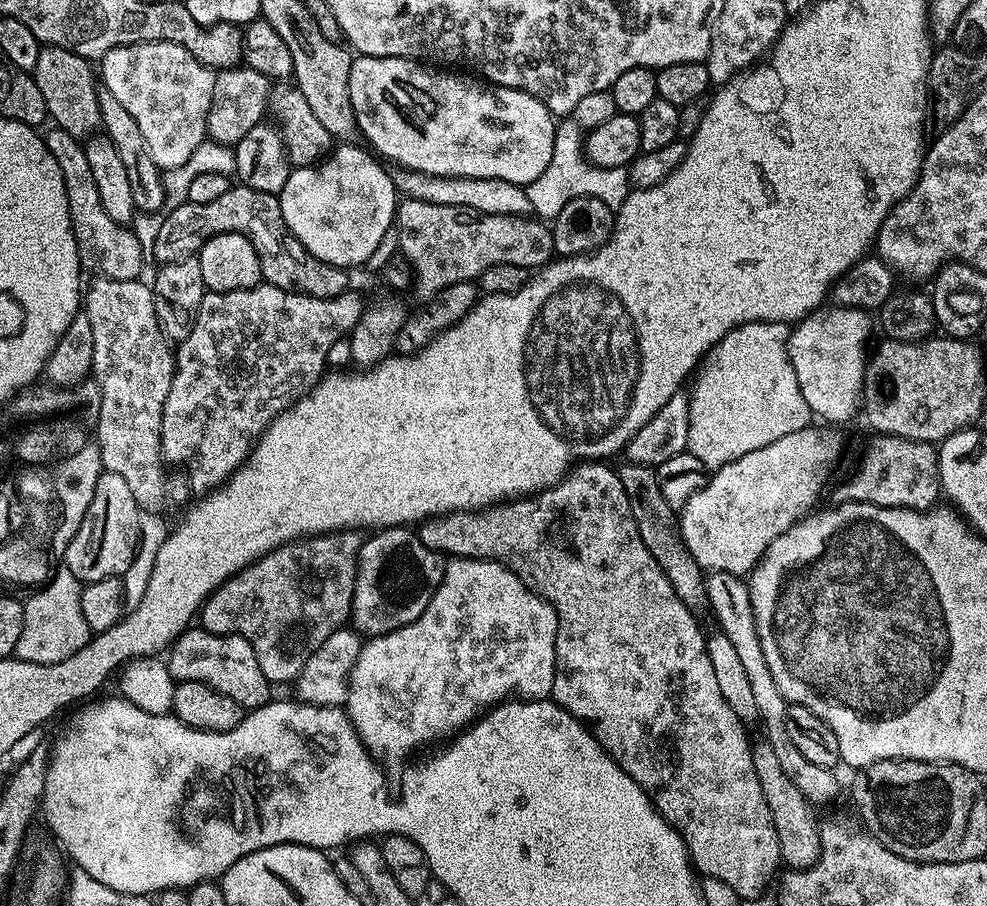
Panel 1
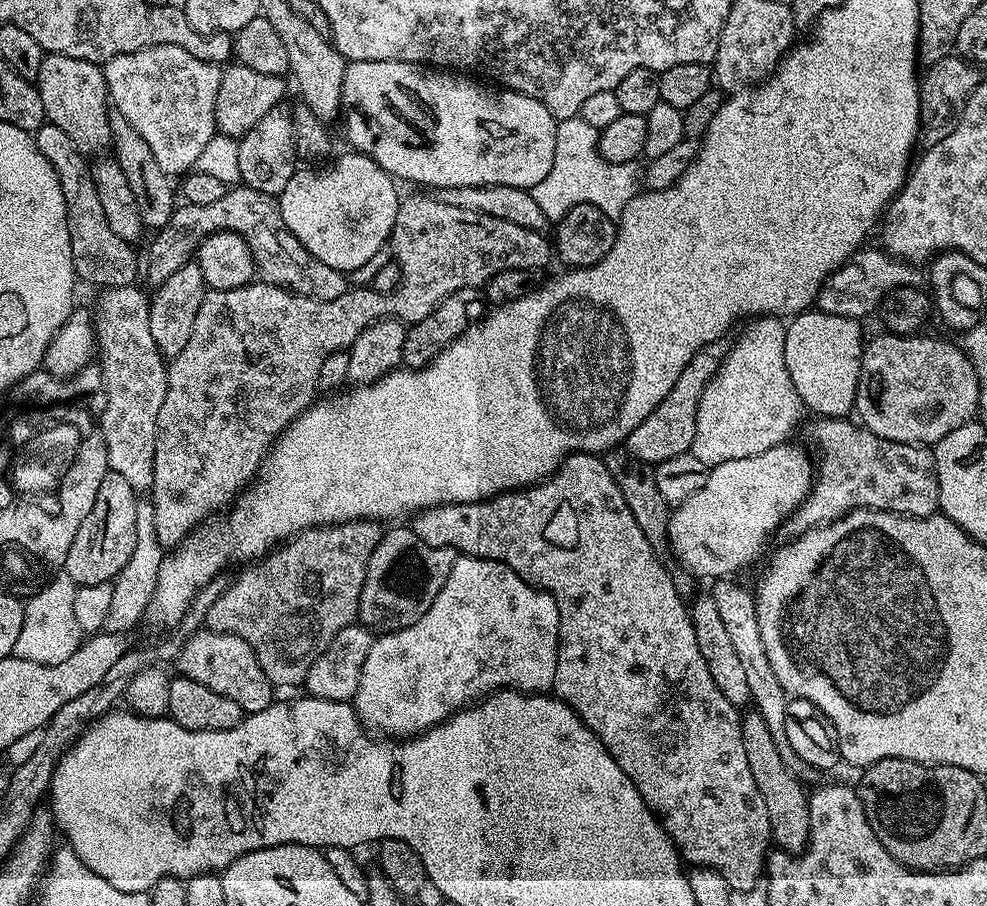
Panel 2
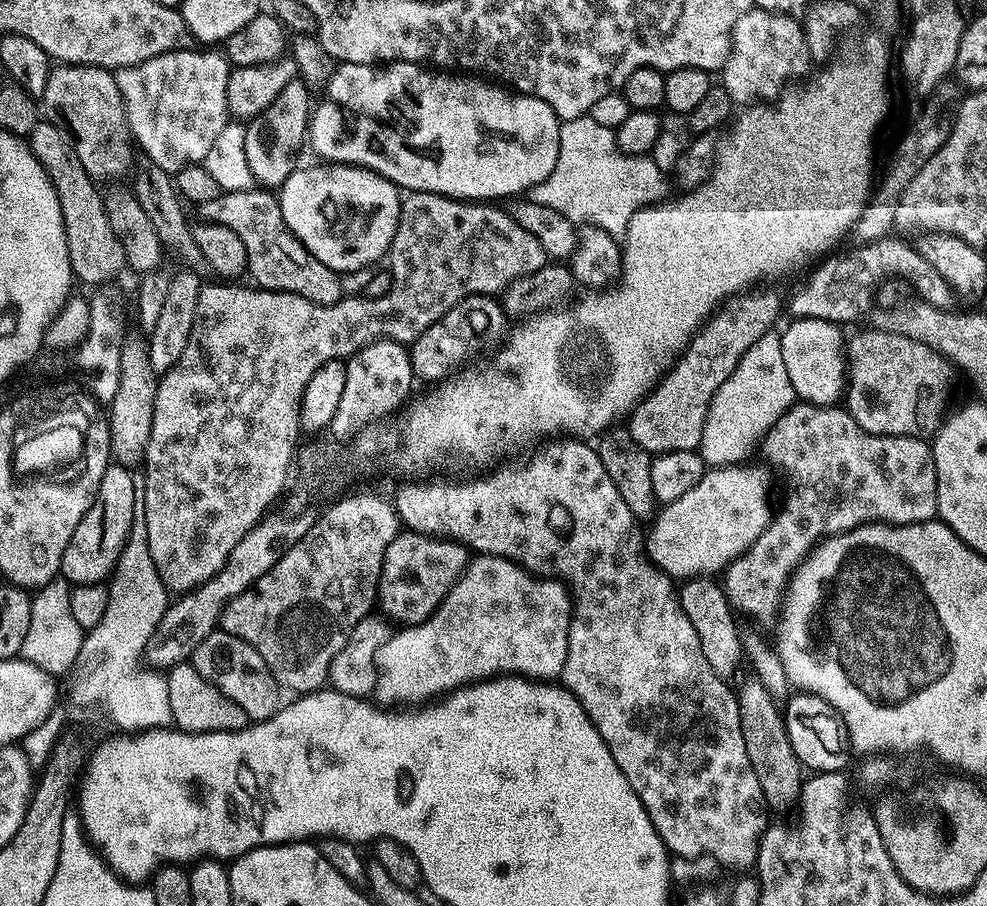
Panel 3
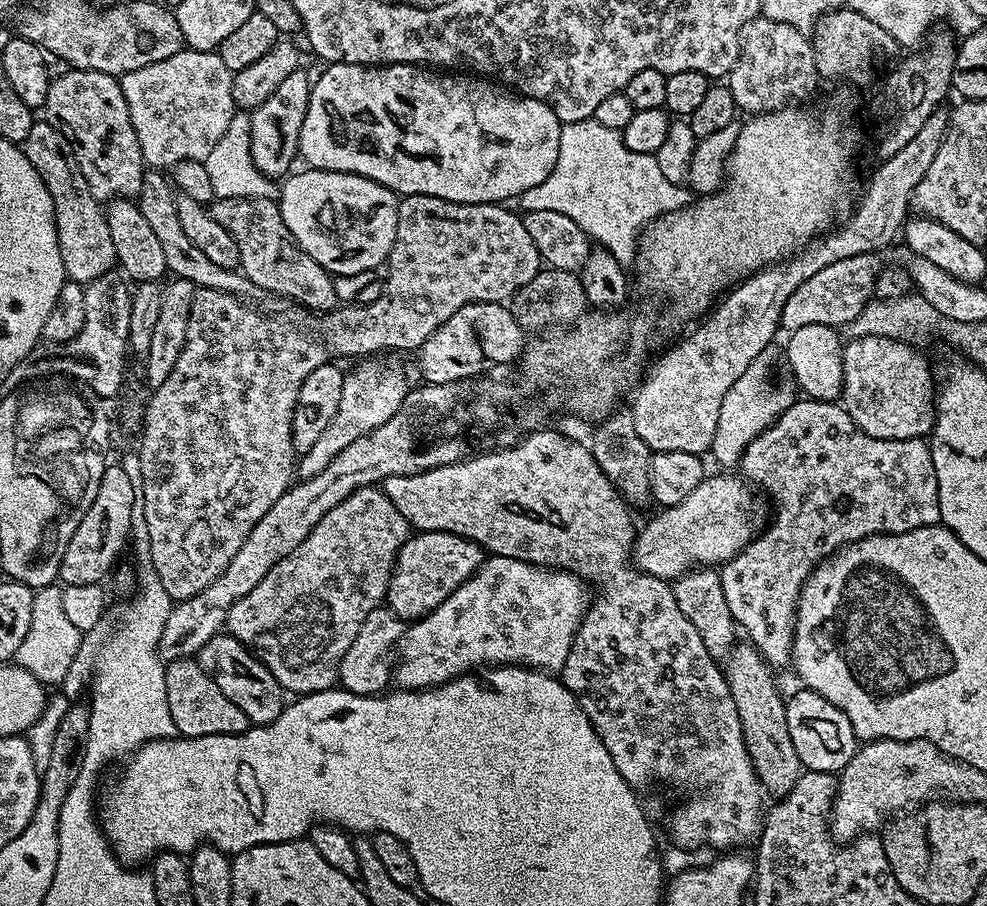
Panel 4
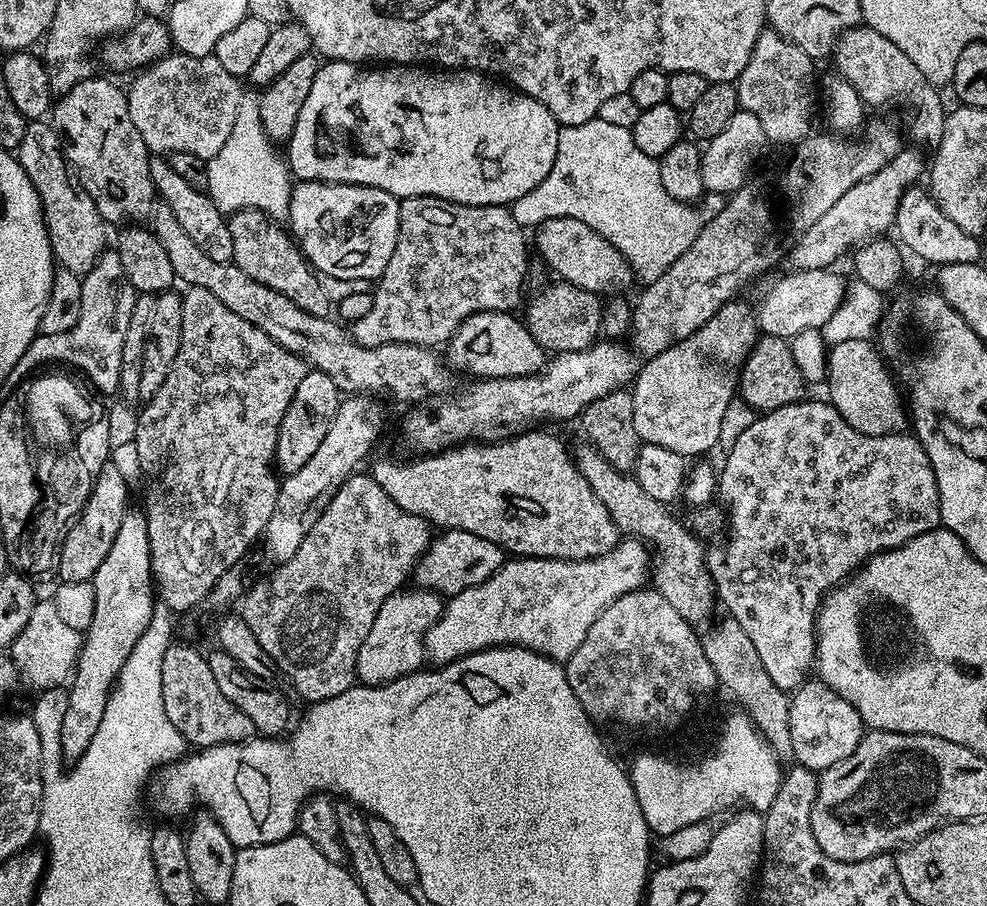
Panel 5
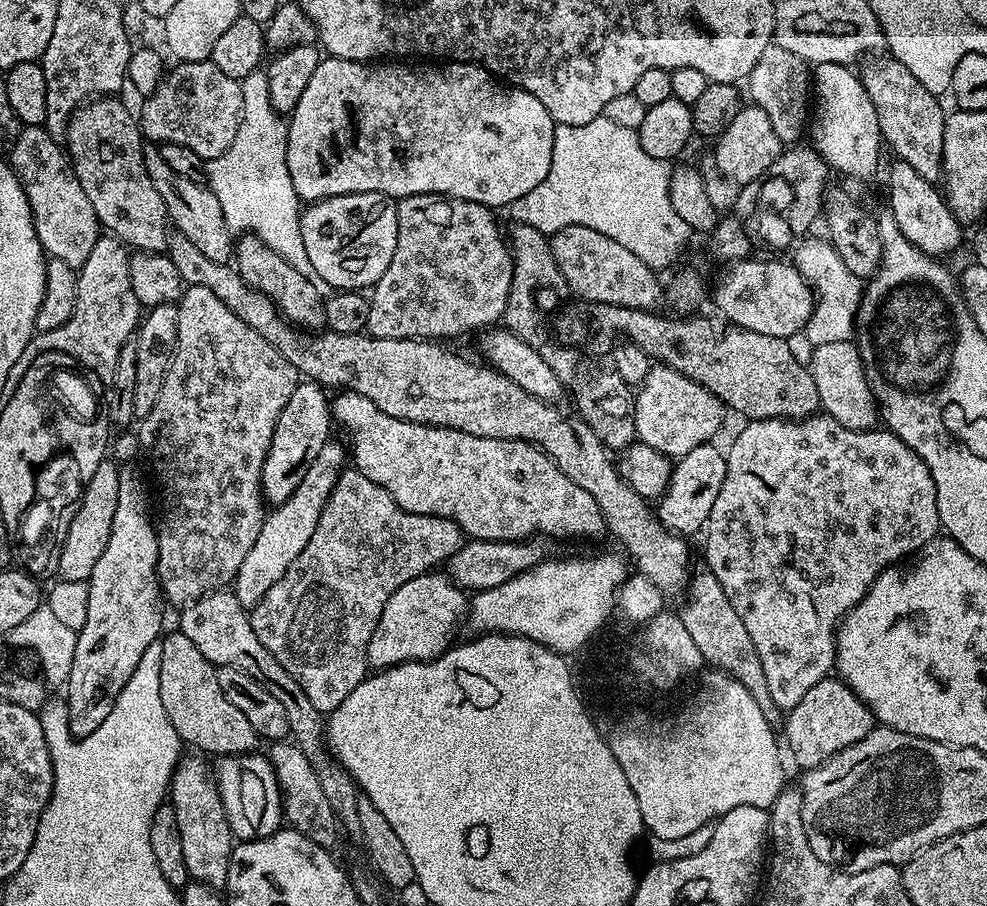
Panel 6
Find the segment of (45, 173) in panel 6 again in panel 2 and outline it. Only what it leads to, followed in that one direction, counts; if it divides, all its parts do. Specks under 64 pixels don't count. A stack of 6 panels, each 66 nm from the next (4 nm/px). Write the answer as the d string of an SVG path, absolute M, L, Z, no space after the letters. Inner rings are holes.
M45 122L34 135L38 150L42 150L50 166L54 166L62 186L62 198L66 198L66 222L70 230L70 246L77 277L83 283L85 280L88 284L100 284L104 288L135 285L137 249L110 230L110 222L106 222L106 214L102 214L102 202L98 202L98 186L94 186L85 153L80 152L78 146L70 142L70 137L53 124Z

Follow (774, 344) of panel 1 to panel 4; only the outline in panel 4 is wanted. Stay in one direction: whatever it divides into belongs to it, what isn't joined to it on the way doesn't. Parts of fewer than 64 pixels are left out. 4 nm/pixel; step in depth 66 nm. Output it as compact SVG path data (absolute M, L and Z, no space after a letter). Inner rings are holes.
M768 356L757 357L738 382L726 390L726 396L722 398L722 404L718 410L718 424L714 426L714 436L710 447L710 456L713 456L720 464L739 465L740 455L746 450L746 446L784 413L794 403L793 385L771 384L768 381Z

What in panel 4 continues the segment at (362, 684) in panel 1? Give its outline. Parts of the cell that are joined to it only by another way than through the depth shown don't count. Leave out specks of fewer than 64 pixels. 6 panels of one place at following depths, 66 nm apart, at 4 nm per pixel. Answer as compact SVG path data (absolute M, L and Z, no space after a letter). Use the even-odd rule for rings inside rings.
M489 555L484 563L481 564L480 569L466 582L462 582L462 586L458 586L454 590L454 594L450 594L450 598L446 598L446 602L439 604L433 612L428 613L421 620L415 621L405 631L404 639L398 645L399 656L401 656L400 664L398 660L394 668L395 683L400 683L397 685L404 690L437 688L438 685L444 684L447 680L454 680L457 676L472 674L477 670L487 669L489 666L519 666L522 668L534 668L549 674L559 673L570 654L570 646L574 642L576 632L580 628L580 623L584 621L584 613L588 611L590 592L588 596L587 590L589 591L585 581L572 572L558 572L554 568L541 568L538 564L527 564L518 558Z

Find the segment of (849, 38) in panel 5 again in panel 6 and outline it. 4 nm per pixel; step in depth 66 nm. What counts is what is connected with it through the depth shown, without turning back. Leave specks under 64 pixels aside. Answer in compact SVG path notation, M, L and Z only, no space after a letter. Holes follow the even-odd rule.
M891 58L885 59L886 62L874 62L865 66L860 72L862 84L874 104L874 110L878 116L878 126L881 134L881 139L892 148L892 153L897 159L906 161L908 165L914 167L918 174L926 181L939 183L943 177L942 167L942 147L943 135L945 134L945 118L946 110L943 109L941 99L933 95L927 90L906 66L897 60Z

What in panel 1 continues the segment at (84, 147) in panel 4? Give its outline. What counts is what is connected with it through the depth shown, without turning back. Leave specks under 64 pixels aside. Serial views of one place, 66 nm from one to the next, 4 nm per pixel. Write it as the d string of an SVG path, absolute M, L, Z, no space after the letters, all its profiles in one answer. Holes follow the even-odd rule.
M44 46L41 47L38 62L30 73L36 80L38 91L42 94L42 102L46 102L51 123L66 130L66 134L77 138L87 138L101 127L100 107L96 94L98 80L94 75L93 65L91 68L88 64L91 63L85 57L70 50Z

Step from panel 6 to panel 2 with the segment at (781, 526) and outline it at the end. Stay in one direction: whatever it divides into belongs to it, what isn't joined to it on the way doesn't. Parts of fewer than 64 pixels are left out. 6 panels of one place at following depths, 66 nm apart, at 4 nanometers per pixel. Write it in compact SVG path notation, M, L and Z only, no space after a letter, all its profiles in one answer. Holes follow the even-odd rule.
M816 418L812 421L812 444L816 447L818 463L814 468L812 488L800 507L784 521L783 531L799 534L819 528L822 524L845 516L855 508L873 508L879 512L896 512L899 516L935 516L940 507L940 483L936 473L936 458L931 447L923 444L894 442L878 438L871 430L851 419Z

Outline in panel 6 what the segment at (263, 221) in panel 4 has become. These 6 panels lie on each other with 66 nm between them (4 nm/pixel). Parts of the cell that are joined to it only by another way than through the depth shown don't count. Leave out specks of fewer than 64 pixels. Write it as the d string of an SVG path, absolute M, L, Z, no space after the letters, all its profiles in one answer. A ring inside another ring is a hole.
M244 234L234 244L234 267L254 290L269 296L276 303L276 309L281 312L284 319L290 324L295 324L300 330L320 330L325 327L324 303L325 297L320 296L320 288L310 282L290 266L282 254L270 250L262 242L262 238L251 234Z

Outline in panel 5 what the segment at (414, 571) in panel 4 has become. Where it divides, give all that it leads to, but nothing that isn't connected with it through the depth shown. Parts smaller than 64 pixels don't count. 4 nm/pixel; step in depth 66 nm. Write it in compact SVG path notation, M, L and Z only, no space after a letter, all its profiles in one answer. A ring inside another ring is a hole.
M450 528L437 535L420 555L420 561L416 563L414 584L417 588L451 598L462 594L462 590L470 590L470 586L478 586L478 582L486 582L486 578L498 571L505 559L504 549L494 542L486 542L486 538L478 538L478 534L470 534L466 530Z

